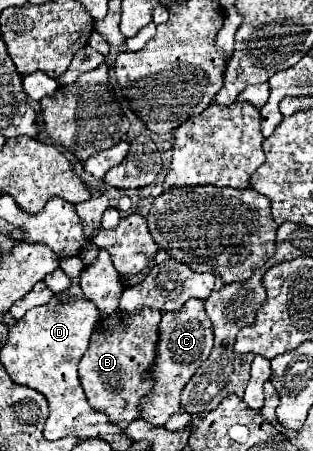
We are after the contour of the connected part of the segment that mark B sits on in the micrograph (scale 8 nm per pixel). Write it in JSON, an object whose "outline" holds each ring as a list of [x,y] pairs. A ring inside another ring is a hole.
{"outline":[[[143,309],[139,313],[123,313],[109,315],[109,319],[101,319],[91,335],[89,349],[79,361],[79,379],[85,389],[89,403],[107,413],[107,417],[125,429],[131,421],[141,417],[141,399],[153,391],[153,379],[149,379],[149,371],[155,363],[155,345],[159,335],[161,313]]]}

